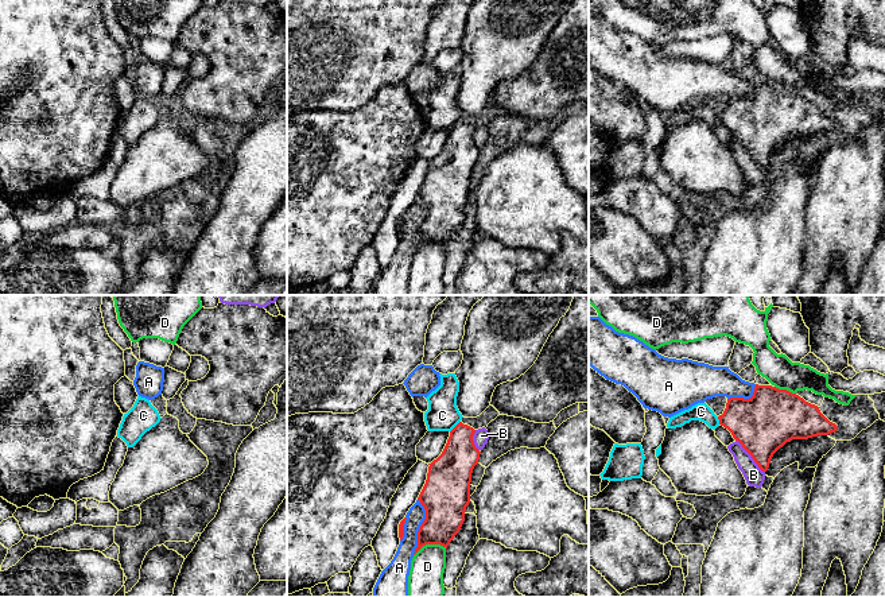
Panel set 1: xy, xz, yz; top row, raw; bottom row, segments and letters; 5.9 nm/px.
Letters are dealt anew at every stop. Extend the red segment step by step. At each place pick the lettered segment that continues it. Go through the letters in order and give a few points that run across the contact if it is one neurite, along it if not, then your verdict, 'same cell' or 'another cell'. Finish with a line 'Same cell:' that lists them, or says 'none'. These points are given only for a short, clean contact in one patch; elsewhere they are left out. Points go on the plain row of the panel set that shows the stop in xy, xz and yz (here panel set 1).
A: another cell
B: another cell
C: line xz (460, 119), (450, 130); another cell
D: another cell
Same cell: none

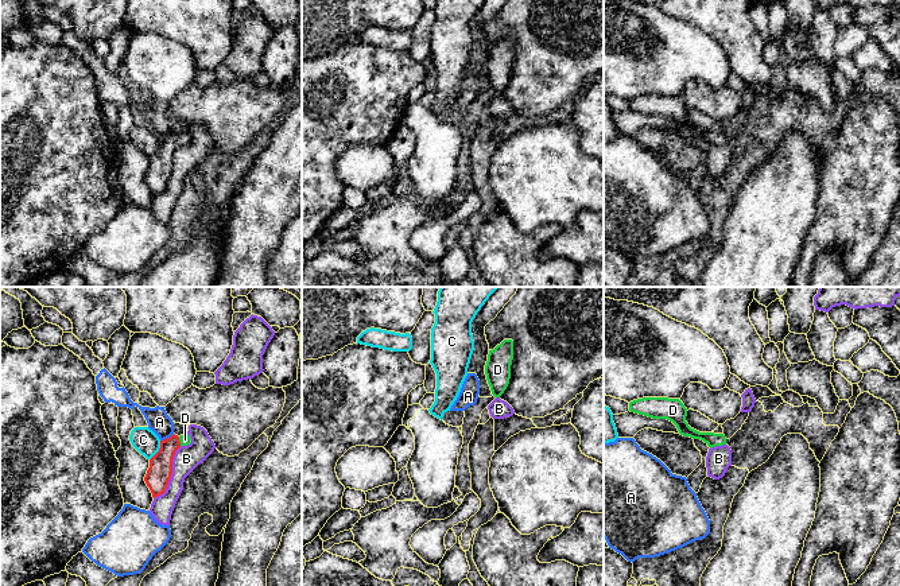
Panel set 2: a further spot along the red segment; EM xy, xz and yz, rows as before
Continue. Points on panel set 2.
A: another cell
B: another cell
C: another cell
D: line xy (161, 163), (166, 151), (178, 139), (185, 138); same cell
Same cell: D

